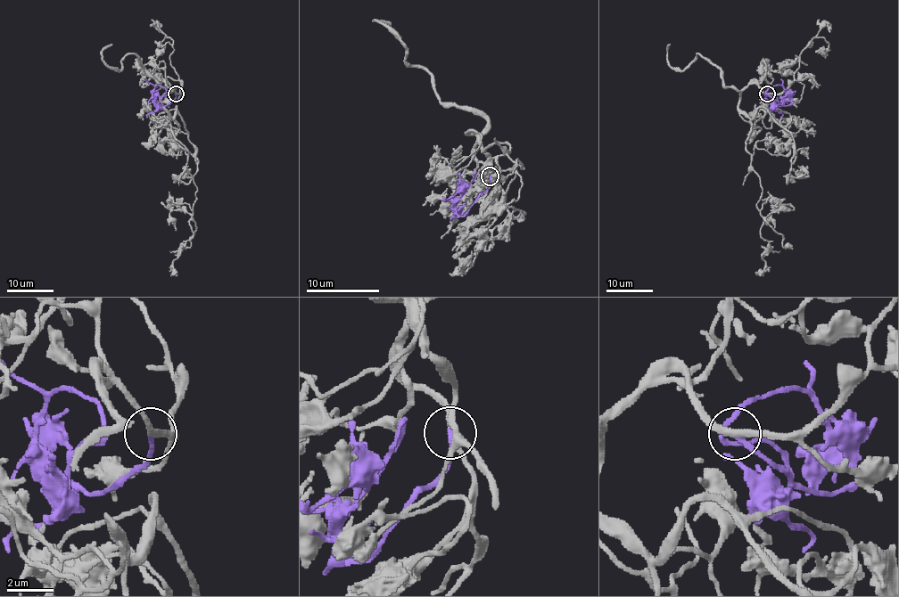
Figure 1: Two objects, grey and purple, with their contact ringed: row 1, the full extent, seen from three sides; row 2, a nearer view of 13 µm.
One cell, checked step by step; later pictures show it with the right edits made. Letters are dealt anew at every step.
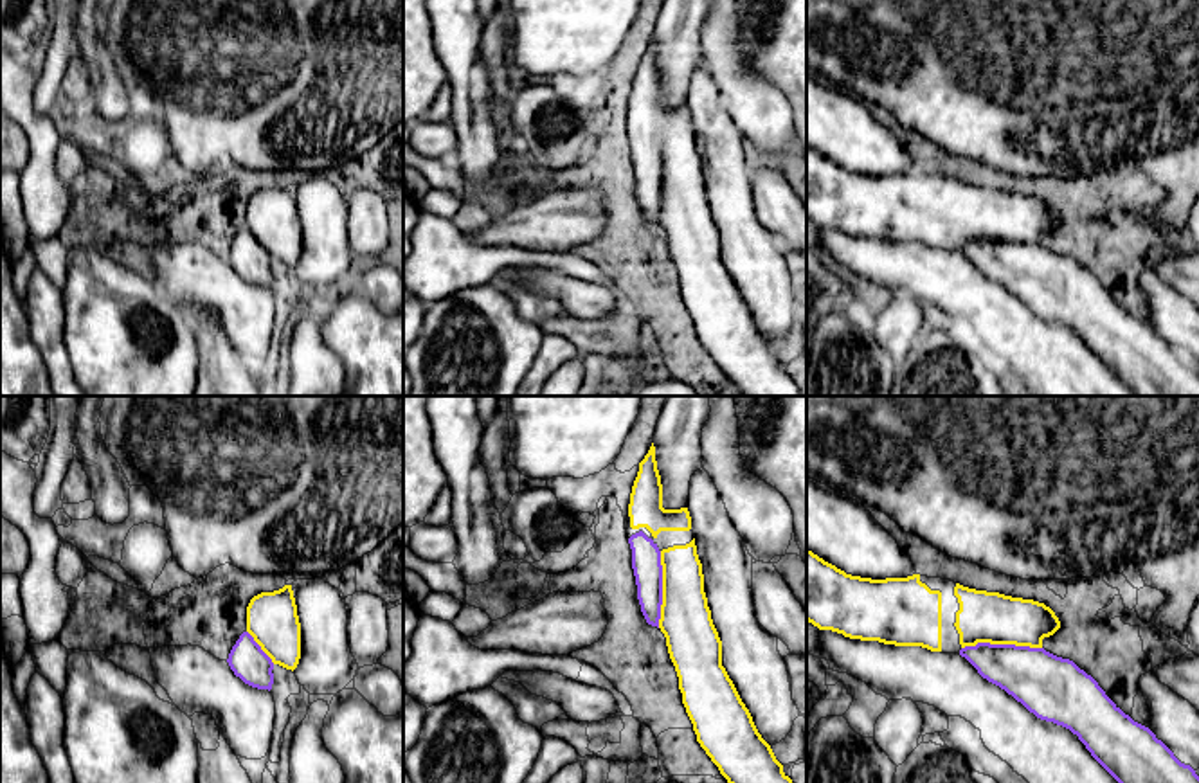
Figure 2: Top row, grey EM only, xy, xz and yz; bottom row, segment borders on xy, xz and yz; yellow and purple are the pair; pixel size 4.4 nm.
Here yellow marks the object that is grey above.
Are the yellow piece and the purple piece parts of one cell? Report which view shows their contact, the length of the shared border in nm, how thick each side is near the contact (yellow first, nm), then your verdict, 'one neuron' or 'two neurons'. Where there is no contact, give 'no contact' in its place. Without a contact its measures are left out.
meets yellow in yz; contact 360 nm long; 220 nm thick on the yellow side, 260 nm on the other; one neuron

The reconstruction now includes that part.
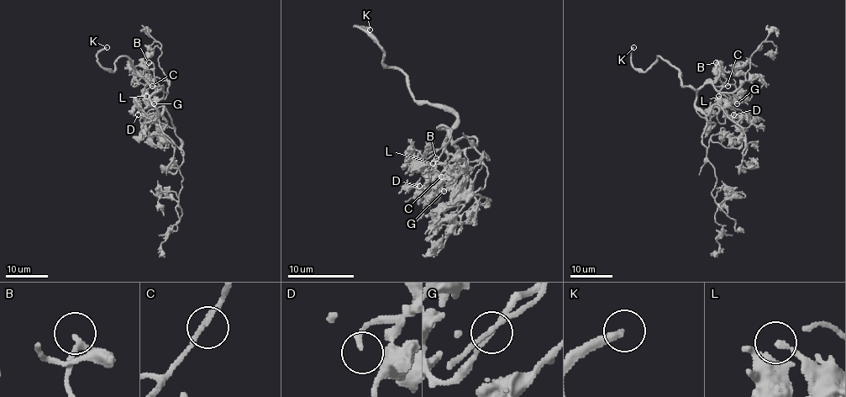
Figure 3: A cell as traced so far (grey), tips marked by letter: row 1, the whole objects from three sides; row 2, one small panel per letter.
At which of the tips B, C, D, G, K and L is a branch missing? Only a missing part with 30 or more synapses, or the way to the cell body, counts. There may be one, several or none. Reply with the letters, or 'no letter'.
B, K

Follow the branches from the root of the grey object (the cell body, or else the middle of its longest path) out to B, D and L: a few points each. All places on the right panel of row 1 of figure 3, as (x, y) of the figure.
B: (704, 114), (696, 104), (696, 92), (706, 83), (712, 83), (718, 76), (720, 66), (716, 62)
D: (704, 114), (706, 116), (713, 113), (722, 124), (725, 122), (727, 107), (734, 111), (733, 114)
L: (704, 114), (706, 116), (713, 113), (720, 123), (725, 122), (725, 102), (718, 96)

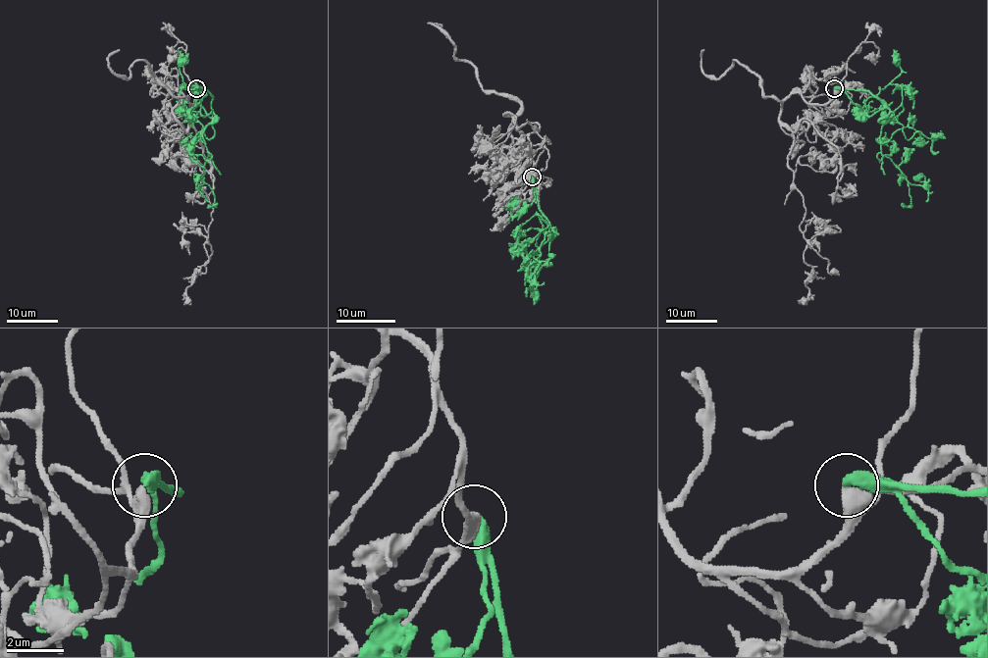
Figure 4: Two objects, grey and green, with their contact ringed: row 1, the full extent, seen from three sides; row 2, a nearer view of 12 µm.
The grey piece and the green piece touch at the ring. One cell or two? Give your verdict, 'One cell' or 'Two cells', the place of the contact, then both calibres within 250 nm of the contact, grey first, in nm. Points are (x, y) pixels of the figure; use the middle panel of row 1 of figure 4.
One cell. Place: (532, 177). Thickness 360 nm (grey) against 440 nm

